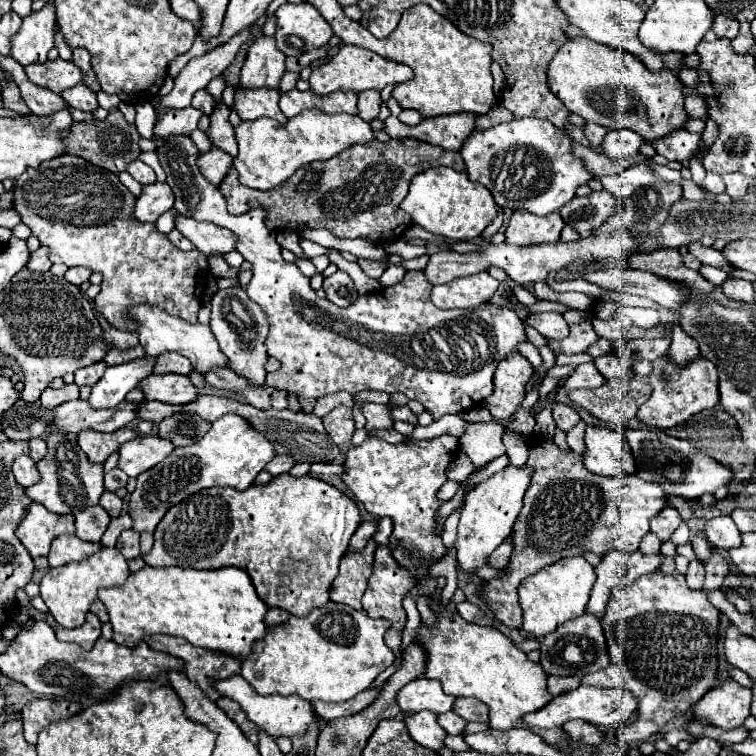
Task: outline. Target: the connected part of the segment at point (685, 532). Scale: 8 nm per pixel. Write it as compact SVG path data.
M682 522L681 525L674 531L671 536L671 541L678 546L690 540L690 530L686 522Z

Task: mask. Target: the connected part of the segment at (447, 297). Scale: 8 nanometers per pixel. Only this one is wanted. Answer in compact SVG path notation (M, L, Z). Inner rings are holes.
M487 271L475 273L471 277L459 277L455 281L435 285L431 289L431 301L439 309L455 309L455 307L477 307L487 303L499 287L499 281L493 279Z

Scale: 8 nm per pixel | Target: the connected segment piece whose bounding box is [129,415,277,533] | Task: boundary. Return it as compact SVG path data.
M223 415L217 419L207 435L195 441L189 447L177 447L167 461L161 461L153 469L141 473L137 477L137 487L131 493L129 513L135 521L135 531L151 531L161 521L163 513L195 491L207 487L233 487L237 491L245 491L259 471L275 457L275 447L263 433L253 429L247 419L239 415Z

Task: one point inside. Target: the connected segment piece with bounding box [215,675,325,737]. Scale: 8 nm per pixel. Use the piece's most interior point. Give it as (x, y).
(280, 716)

